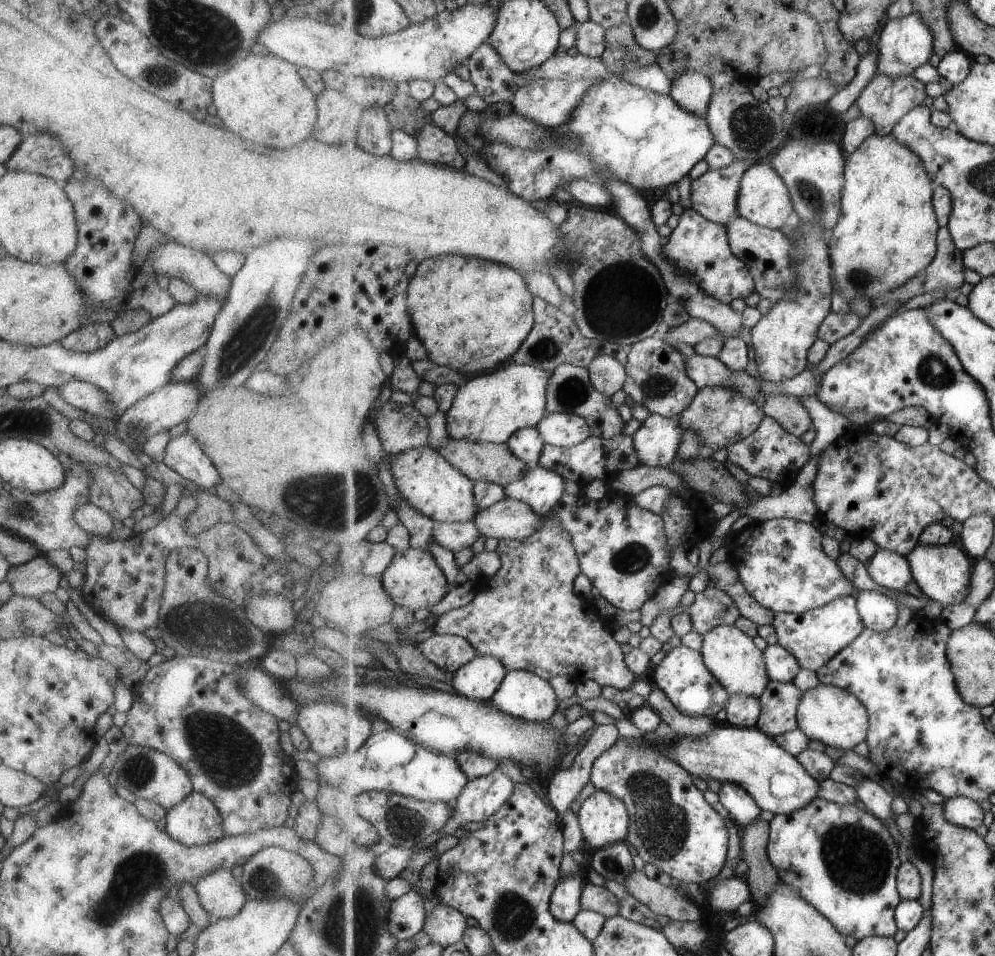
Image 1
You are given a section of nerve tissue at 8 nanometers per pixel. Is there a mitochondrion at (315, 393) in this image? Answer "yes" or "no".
no

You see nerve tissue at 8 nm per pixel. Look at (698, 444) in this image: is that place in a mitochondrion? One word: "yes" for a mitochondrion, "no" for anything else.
yes

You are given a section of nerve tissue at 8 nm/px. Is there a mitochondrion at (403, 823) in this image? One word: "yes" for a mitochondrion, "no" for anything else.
yes

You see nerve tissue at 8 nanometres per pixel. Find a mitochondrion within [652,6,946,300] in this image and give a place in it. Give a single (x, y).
(754, 130)

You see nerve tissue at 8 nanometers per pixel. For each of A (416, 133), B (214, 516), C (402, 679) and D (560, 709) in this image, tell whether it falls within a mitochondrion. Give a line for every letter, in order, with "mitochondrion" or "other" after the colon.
A: other
B: other
C: other
D: other

